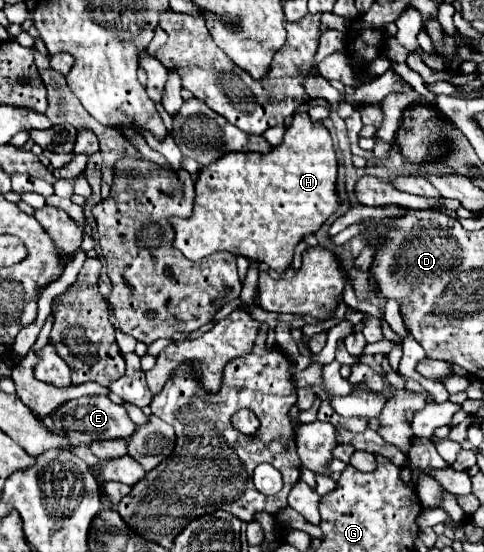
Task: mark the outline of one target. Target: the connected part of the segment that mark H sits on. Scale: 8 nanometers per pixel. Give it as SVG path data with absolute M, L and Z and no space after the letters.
M297 113L293 123L285 129L283 143L271 147L269 153L229 152L209 167L199 171L195 181L195 205L187 219L171 217L169 223L175 231L173 245L191 261L199 261L215 251L229 251L247 259L267 263L273 271L283 273L291 259L295 245L307 233L315 233L329 215L337 209L339 199L335 197L337 183L337 155L329 129L321 121L311 121L307 113Z

